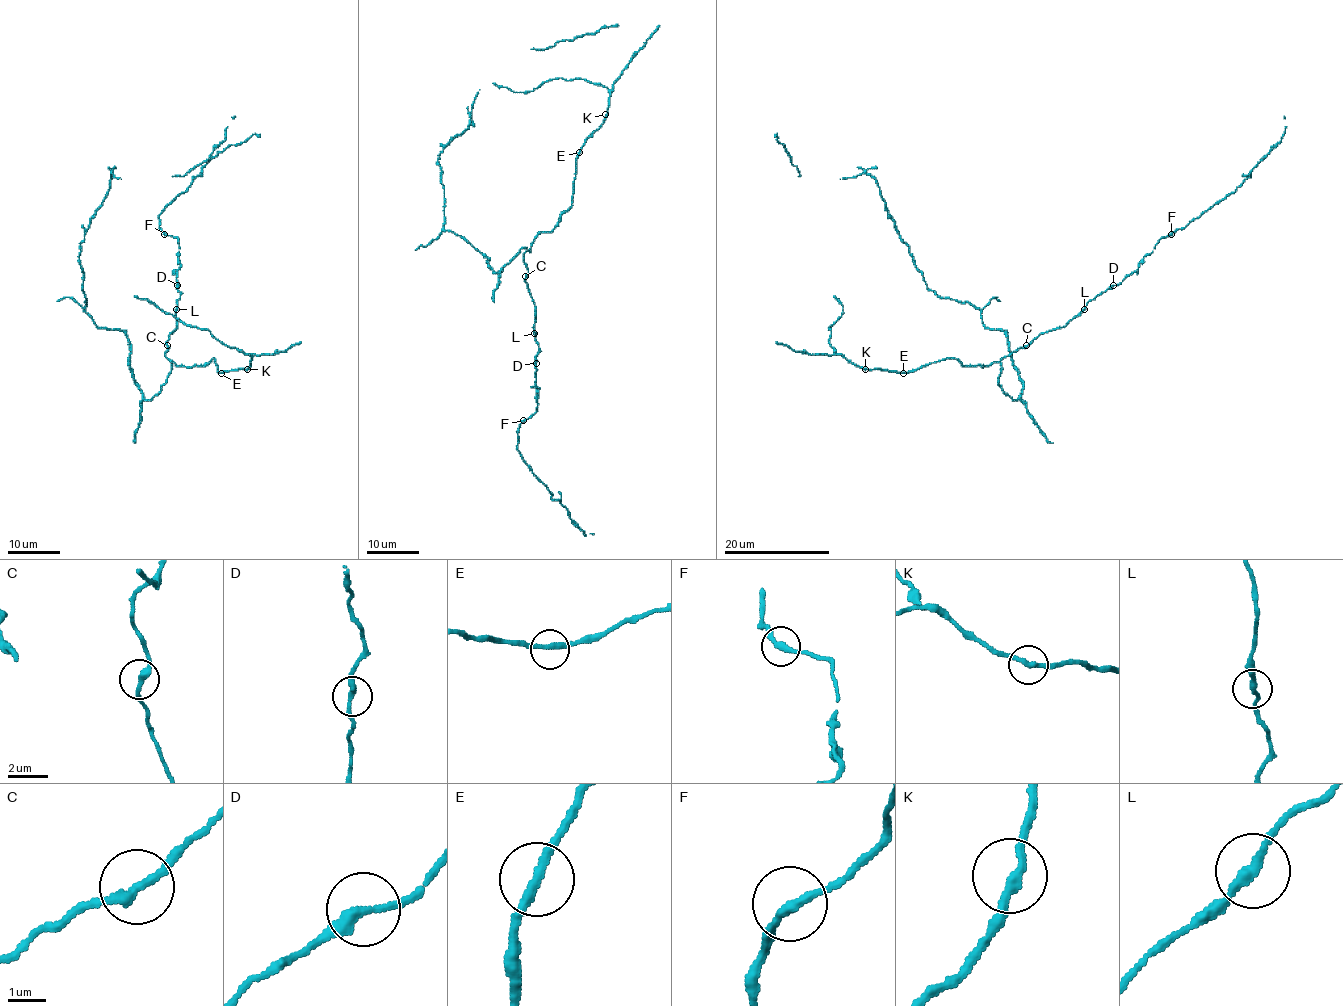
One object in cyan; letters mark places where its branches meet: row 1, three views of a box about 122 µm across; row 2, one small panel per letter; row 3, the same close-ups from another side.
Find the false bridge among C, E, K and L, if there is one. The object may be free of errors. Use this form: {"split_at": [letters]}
{"split_at": []}

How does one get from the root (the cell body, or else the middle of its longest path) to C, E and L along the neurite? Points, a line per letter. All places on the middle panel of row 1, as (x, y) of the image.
C: (493, 271), (500, 271), (521, 248), (525, 248), (529, 251), (524, 254), (528, 269), (525, 276)
E: (493, 271), (500, 271), (521, 248), (529, 251), (535, 238), (550, 231), (571, 205), (579, 152)
L: (493, 271), (500, 271), (521, 248), (529, 251), (524, 254), (528, 269), (525, 282), (535, 305), (535, 334)

